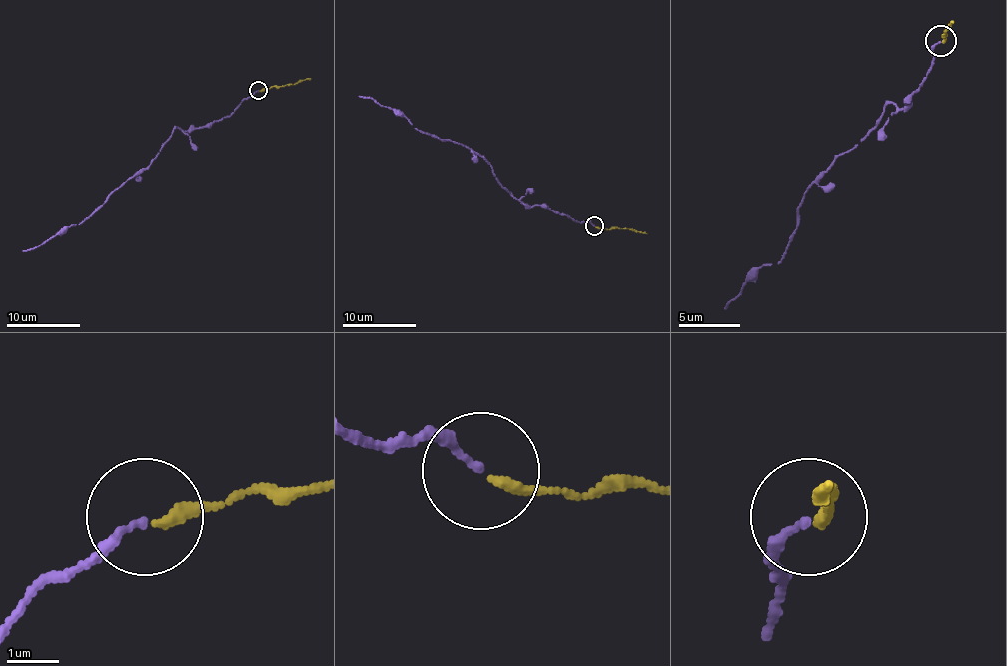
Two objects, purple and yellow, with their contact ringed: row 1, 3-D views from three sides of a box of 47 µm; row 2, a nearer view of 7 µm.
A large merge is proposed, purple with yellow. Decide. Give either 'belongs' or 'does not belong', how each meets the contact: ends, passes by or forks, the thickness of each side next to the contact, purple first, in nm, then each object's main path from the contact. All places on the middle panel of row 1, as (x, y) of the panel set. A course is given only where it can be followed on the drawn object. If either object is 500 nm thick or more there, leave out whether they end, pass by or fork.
belongs; purple ends; yellow ends; calibres 130 and 200 nm; course purple (594, 226), (553, 210), (522, 204), (481, 156), (459, 143), (417, 130), (404, 116), (358, 95); course yellow (595, 226), (606, 230), (632, 228), (647, 234)

